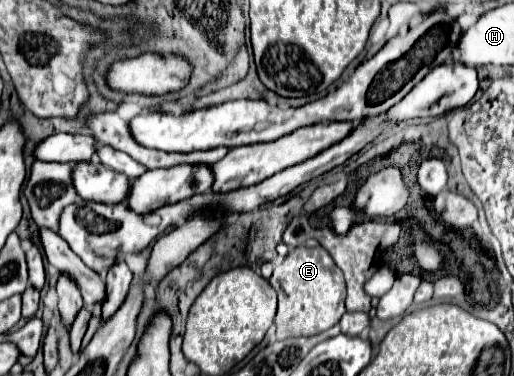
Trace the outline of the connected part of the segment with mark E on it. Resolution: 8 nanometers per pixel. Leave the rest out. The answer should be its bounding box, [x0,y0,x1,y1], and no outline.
[269,246,345,340]

